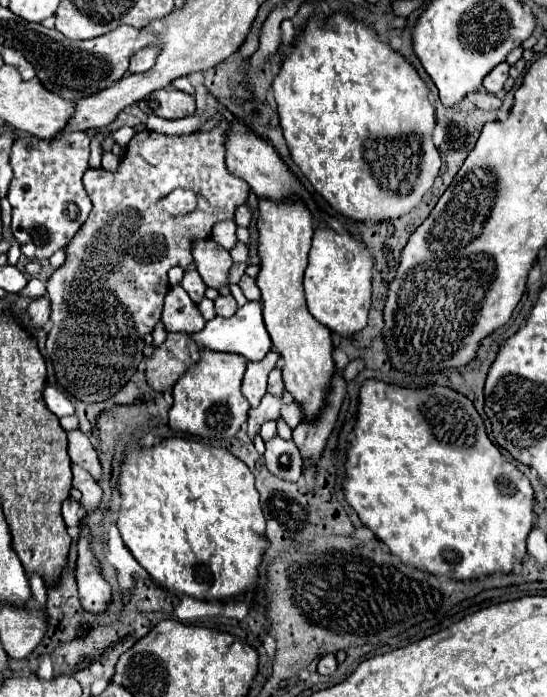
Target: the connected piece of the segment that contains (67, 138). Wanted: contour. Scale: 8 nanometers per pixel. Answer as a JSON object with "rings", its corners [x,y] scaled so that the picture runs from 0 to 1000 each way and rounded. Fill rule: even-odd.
{"rings":[[[152,188],[119,191],[93,202],[68,199],[60,194],[38,197],[35,202],[24,205],[20,240],[27,245],[27,254],[16,265],[13,286],[24,297],[24,317],[20,317],[24,340],[31,343],[35,357],[49,372],[90,372],[104,357],[119,357],[126,352],[133,337],[144,331],[144,326],[166,306],[166,286],[148,263],[152,248],[163,242],[163,197]]]}

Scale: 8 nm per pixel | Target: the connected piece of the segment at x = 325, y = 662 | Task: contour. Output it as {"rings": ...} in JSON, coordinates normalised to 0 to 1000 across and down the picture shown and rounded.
{"rings":[[[594,940],[594,943],[587,943],[587,948],[583,948],[583,954],[580,954],[580,963],[583,963],[587,968],[605,968],[612,960],[616,960],[616,945],[612,945],[612,940]]]}

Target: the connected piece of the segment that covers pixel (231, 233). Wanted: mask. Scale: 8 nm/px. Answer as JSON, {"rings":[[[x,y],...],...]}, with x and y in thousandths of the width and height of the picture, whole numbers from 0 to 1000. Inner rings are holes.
{"rings":[[[404,317],[400,323],[393,323],[386,343],[389,343],[393,349],[400,349],[404,354],[411,354],[415,360],[422,360],[422,357],[433,352],[430,329],[433,329],[430,317]]]}

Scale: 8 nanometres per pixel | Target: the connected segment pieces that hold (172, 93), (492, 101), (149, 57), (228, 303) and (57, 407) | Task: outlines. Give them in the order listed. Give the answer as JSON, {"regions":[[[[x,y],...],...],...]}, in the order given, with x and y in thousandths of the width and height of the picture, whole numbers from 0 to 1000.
{"regions":[[[[291,128],[254,145],[254,154],[269,165],[291,165],[302,171],[331,171],[356,159],[356,142],[327,128]]],[[[872,133],[872,148],[868,151],[883,159],[901,159],[901,156],[916,154],[916,142],[898,136],[898,133]]],[[[265,67],[254,76],[247,76],[239,82],[239,93],[236,93],[236,105],[265,105],[269,99],[276,99],[283,93],[287,85],[287,67]]],[[[415,423],[415,426],[397,426],[397,432],[393,432],[393,446],[397,446],[397,452],[422,455],[422,452],[433,446],[433,435],[430,435],[430,429],[426,429],[422,423]]],[[[82,552],[79,558],[79,575],[86,581],[86,587],[104,595],[104,598],[119,598],[119,595],[133,595],[133,581],[130,575],[119,570],[119,564],[112,564],[108,558],[93,555],[93,552]]]]}

